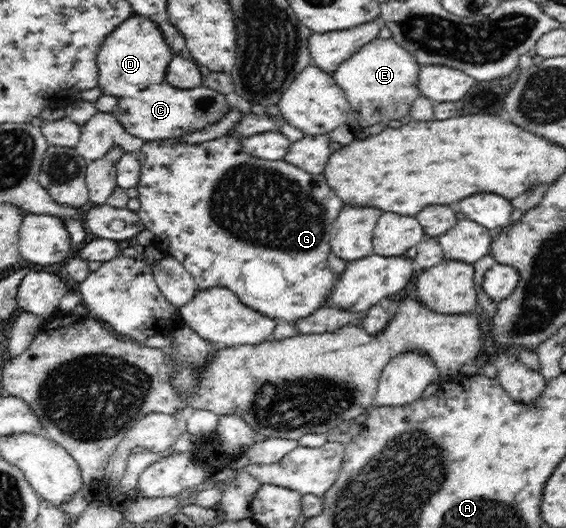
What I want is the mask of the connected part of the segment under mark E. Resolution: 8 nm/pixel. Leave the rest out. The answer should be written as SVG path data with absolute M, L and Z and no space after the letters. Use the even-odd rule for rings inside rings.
M379 38L365 44L359 52L338 65L332 74L350 104L346 123L359 132L373 124L389 126L391 120L407 116L413 101L422 94L419 91L419 72L420 64L415 57L392 39Z

